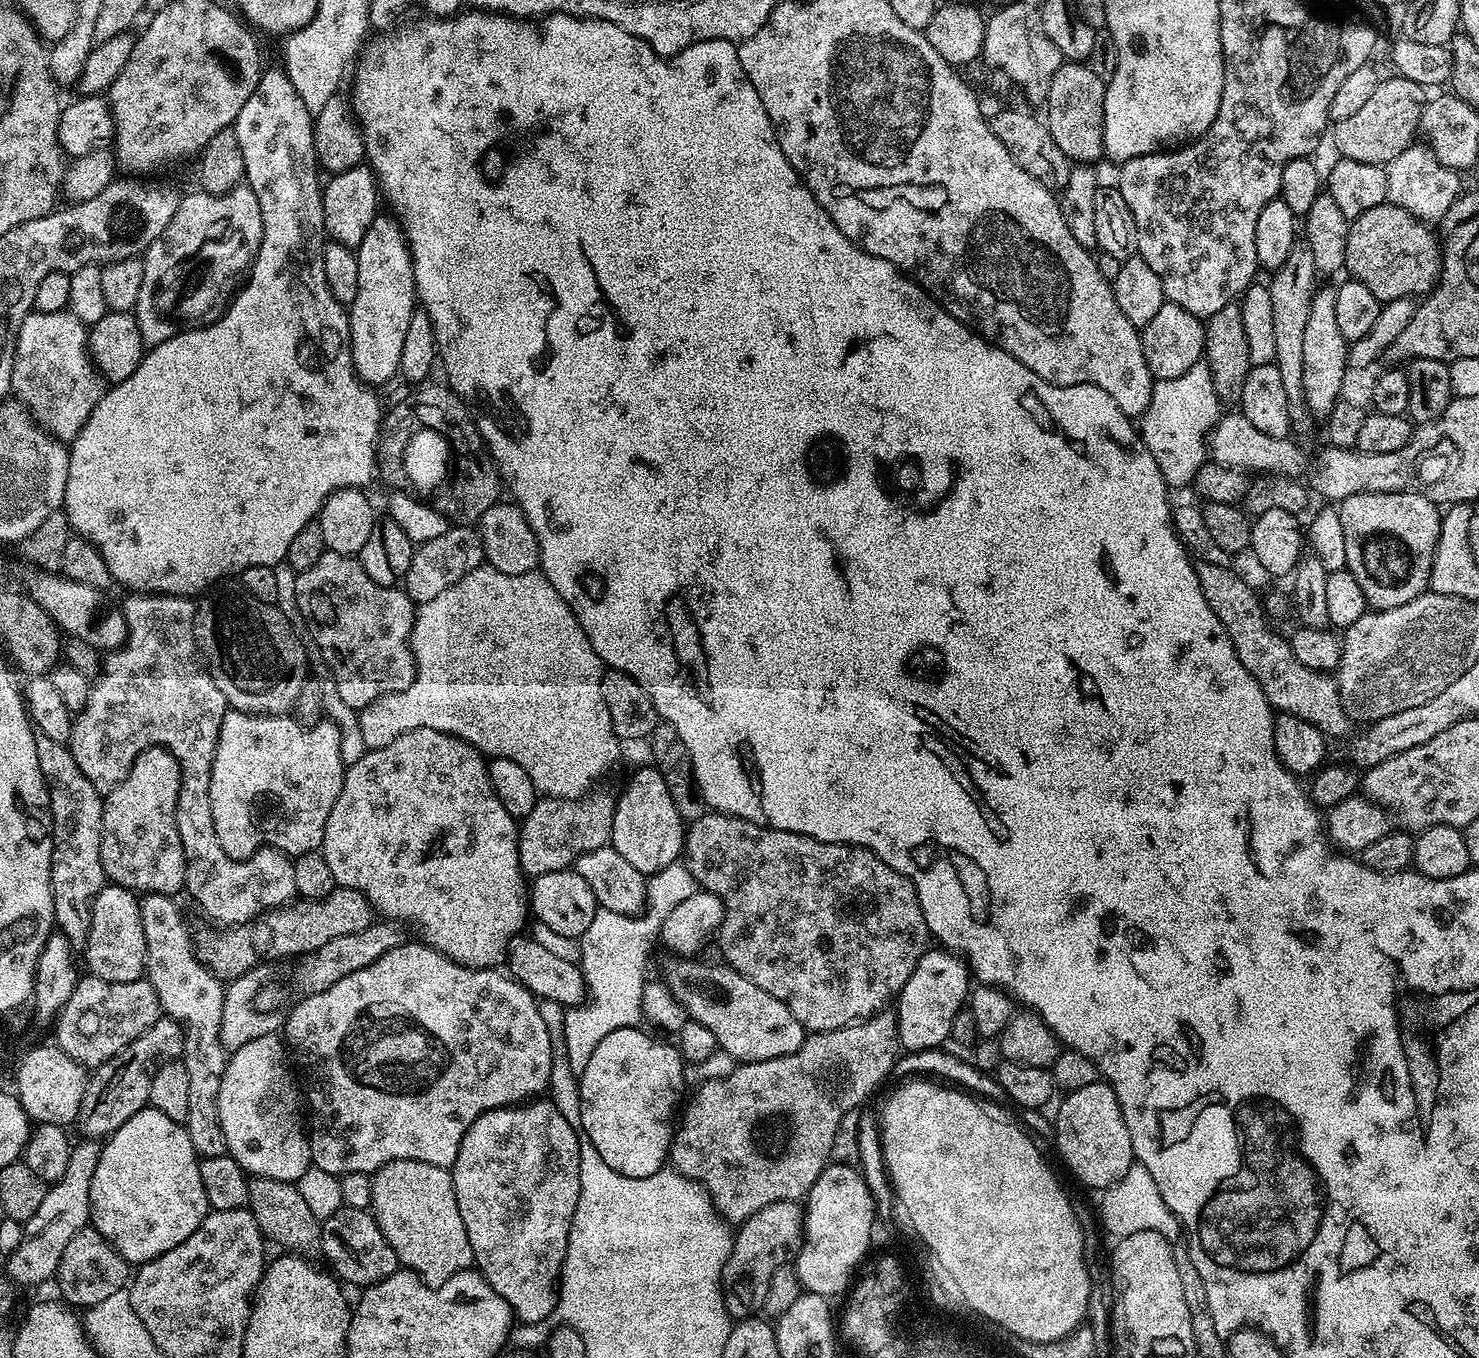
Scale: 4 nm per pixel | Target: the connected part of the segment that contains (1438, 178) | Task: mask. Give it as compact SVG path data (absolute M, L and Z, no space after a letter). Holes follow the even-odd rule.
M1413 143L1412 147L1402 150L1398 158L1394 158L1384 168L1386 174L1387 203L1406 210L1419 220L1433 222L1446 217L1452 211L1452 204L1461 195L1461 177L1452 169L1442 166L1431 148L1423 143ZM1421 144L1421 145L1420 145Z

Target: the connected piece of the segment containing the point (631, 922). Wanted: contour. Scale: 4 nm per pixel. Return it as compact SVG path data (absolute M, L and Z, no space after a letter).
M600 908L594 914L594 922L590 922L584 935L579 937L578 963L584 973L588 995L583 1004L565 1011L562 1031L564 1052L568 1055L566 1063L573 1074L586 1070L594 1046L598 1046L606 1034L614 1034L619 1028L634 1028L641 1023L644 1014L642 990L646 983L644 959L652 948L648 935L651 932L653 935L654 928L640 919Z

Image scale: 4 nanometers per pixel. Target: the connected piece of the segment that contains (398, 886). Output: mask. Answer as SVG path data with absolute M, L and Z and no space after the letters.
M429 728L410 730L390 742L390 746L368 750L362 758L347 765L338 802L334 802L330 818L326 818L322 851L326 866L330 866L330 874L334 874L339 887L358 890L383 919L394 920L404 926L413 924L420 928L419 939L423 943L467 968L495 969L503 965L508 958L508 947L525 931L524 923L530 920L530 888L524 871L520 869L520 833L517 821L506 810L506 806L498 802L494 794L484 753L478 751L470 742L448 732Z

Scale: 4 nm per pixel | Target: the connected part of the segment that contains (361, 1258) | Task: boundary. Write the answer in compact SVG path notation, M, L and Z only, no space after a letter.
M341 1207L320 1229L322 1256L332 1263L331 1271L341 1281L349 1280L359 1286L371 1286L390 1278L398 1271L396 1252L388 1245L382 1230L376 1225L375 1215L362 1208Z

